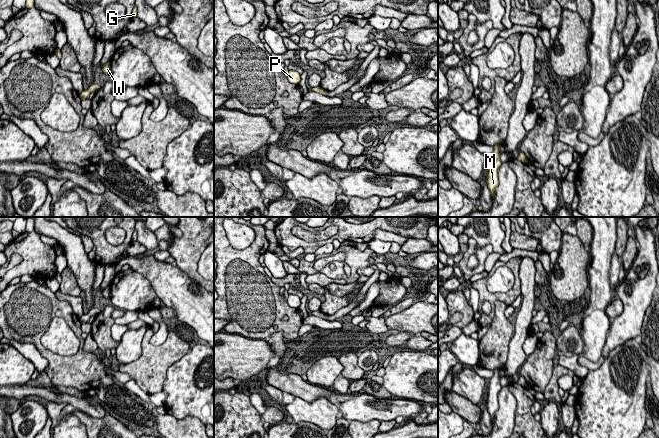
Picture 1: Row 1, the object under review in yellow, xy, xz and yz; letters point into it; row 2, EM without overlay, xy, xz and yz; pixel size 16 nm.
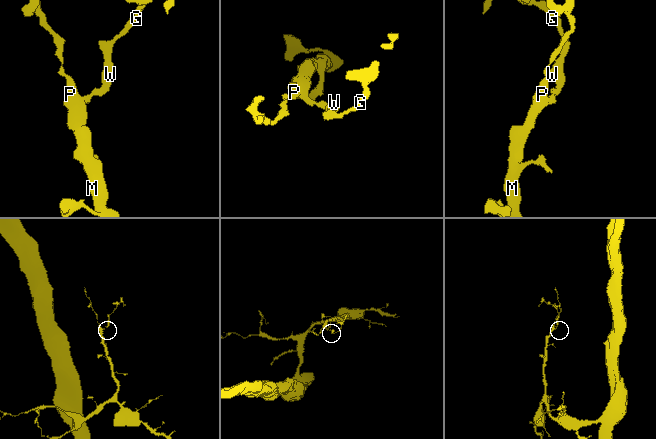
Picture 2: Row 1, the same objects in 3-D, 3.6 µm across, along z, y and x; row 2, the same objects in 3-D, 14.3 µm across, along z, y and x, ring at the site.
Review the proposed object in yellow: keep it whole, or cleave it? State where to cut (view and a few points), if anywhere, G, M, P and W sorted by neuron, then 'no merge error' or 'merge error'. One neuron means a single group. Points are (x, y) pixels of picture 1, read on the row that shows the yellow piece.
no cut; G M P W; no merge error

